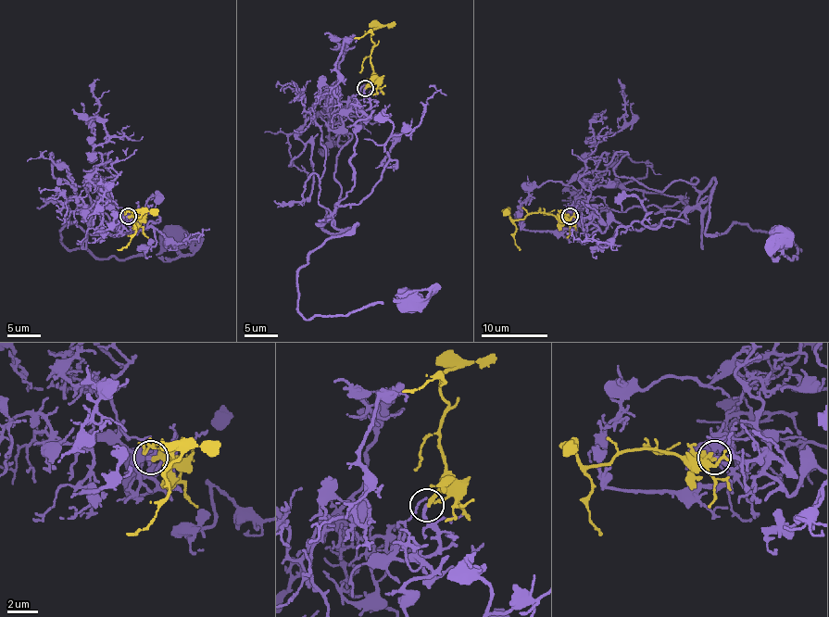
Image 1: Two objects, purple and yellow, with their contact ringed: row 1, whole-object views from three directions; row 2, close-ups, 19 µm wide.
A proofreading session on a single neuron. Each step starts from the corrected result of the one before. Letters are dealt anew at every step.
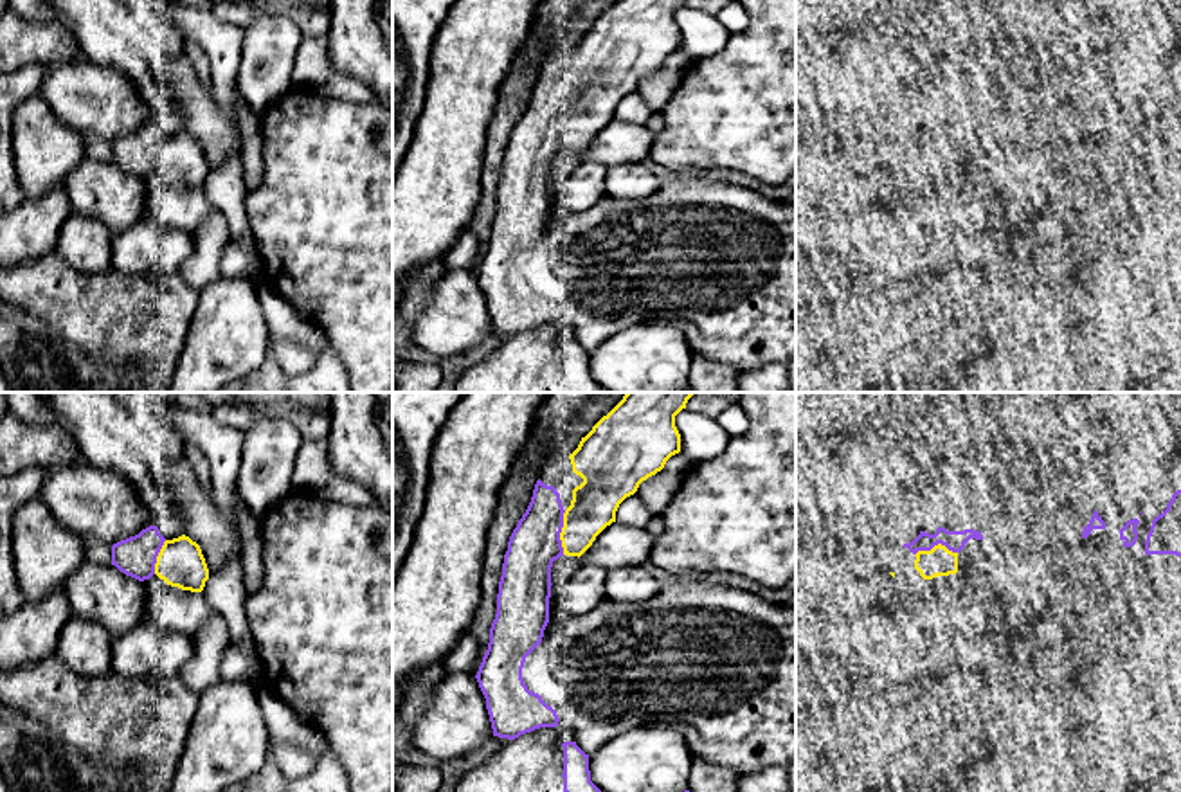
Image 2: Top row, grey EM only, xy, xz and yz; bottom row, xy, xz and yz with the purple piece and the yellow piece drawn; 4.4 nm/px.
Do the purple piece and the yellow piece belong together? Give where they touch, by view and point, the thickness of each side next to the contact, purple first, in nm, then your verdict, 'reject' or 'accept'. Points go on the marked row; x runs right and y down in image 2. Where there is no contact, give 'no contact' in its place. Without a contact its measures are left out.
meets purple in xz at (560, 531); 220 nm thick on the purple side, 200 nm on the other; accept

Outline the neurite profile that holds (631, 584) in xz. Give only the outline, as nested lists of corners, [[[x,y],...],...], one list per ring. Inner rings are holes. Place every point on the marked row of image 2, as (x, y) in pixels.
[[[646,567],[612,569],[607,574],[605,598],[618,603],[646,603],[661,590],[661,583]]]

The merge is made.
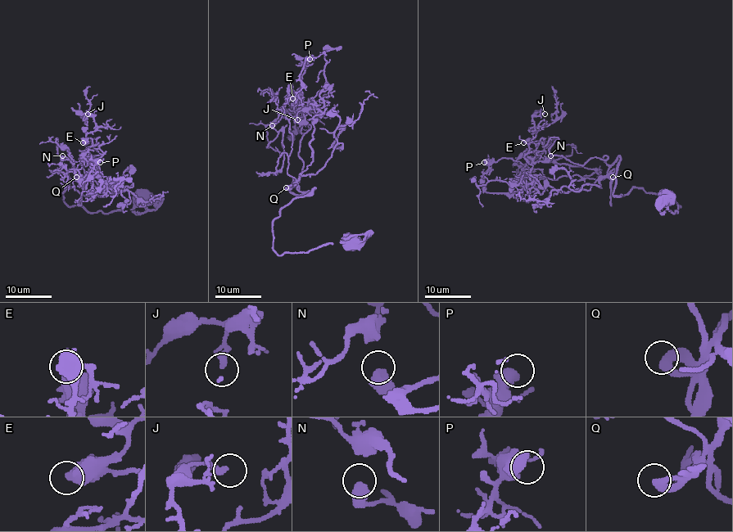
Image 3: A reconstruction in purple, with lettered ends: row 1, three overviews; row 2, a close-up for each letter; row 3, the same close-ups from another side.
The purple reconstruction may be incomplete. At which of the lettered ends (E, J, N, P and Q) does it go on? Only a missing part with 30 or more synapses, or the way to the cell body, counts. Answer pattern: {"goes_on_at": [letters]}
{"goes_on_at": ["E"]}

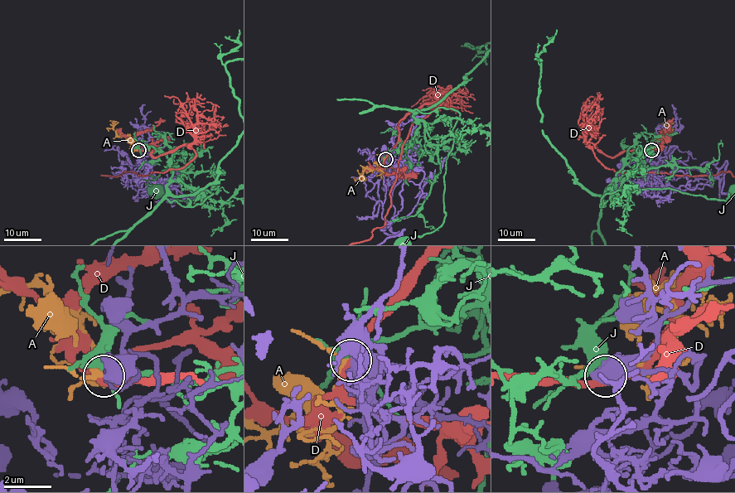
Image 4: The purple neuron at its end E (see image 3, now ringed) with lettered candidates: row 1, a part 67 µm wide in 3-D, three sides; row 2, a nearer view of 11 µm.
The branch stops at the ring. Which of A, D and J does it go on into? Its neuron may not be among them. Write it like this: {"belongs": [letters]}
{"belongs": ["A"]}

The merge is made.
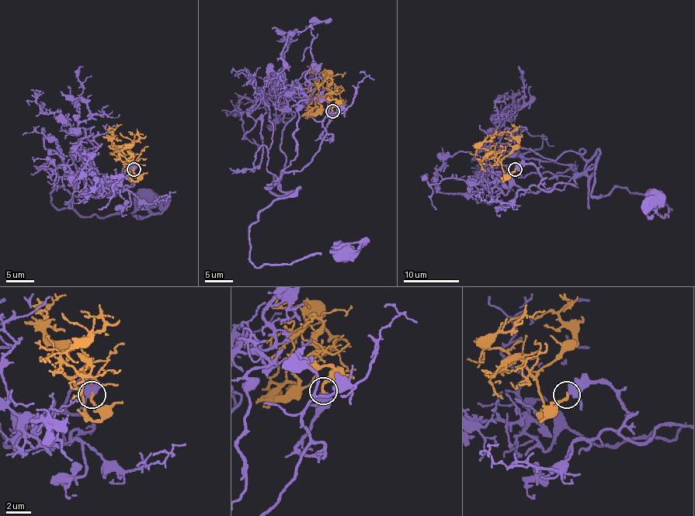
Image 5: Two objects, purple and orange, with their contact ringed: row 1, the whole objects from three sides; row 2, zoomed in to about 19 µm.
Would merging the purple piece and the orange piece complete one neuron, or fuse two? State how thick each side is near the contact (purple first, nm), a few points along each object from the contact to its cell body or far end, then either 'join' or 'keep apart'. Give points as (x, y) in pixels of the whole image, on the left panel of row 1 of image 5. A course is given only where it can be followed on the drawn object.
calibres 440 and 240 nm; course purple (133, 169), (123, 191), (88, 185), (86, 162), (99, 195), (59, 187), (50, 202), (102, 217), (142, 198); course orange (133, 169), (137, 180), (130, 177), (125, 162), (130, 154), (125, 158), (119, 151), (139, 137), (128, 132); join

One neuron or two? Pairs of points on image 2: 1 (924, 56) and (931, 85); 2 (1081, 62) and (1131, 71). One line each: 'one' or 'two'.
1: one
2: two

